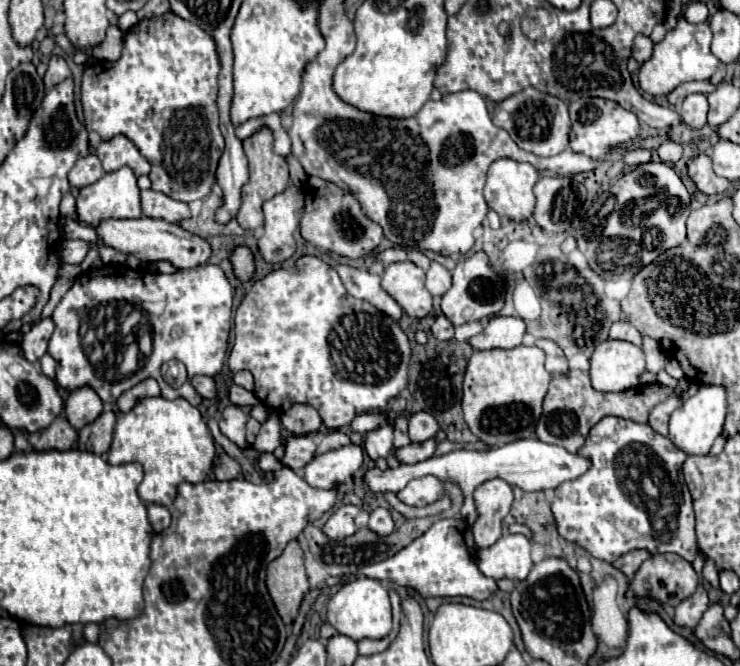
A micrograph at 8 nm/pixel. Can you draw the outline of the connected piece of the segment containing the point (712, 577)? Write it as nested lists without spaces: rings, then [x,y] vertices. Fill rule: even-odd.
[[[706,560],[706,562],[704,562],[702,576],[704,576],[714,588],[718,588],[718,568],[716,568],[716,564],[712,564],[712,560]]]

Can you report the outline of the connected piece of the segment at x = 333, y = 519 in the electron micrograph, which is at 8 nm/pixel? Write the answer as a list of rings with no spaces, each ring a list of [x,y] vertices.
[[[340,506],[340,508],[336,508],[332,512],[332,516],[328,518],[328,522],[324,524],[322,532],[332,540],[352,536],[358,530],[358,526],[354,524],[354,516],[358,512],[360,512],[360,508],[356,508],[356,506]]]

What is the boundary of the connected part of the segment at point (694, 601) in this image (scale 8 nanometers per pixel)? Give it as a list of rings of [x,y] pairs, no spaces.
[[[700,586],[694,596],[690,596],[688,600],[682,600],[682,602],[676,606],[674,622],[676,622],[678,626],[694,628],[694,626],[700,622],[700,618],[702,618],[702,614],[706,612],[708,606],[710,606],[708,594],[706,594],[706,590]]]

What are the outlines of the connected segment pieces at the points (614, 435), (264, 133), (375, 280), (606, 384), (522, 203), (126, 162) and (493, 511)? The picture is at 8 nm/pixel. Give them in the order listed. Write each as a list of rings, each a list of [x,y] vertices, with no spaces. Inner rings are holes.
[[[606,416],[600,420],[600,424],[596,424],[590,430],[586,446],[578,454],[588,456],[592,460],[592,468],[580,478],[562,484],[554,492],[554,500],[552,500],[552,512],[562,538],[566,538],[568,542],[576,542],[584,550],[588,550],[594,558],[606,562],[614,562],[616,558],[620,558],[622,554],[634,548],[646,548],[652,554],[674,552],[688,562],[694,560],[698,552],[696,532],[694,532],[694,510],[692,510],[692,498],[686,494],[686,486],[682,484],[682,464],[686,460],[686,454],[680,448],[676,448],[666,436],[654,432],[648,424]],[[644,478],[652,480],[652,484],[658,488],[660,492],[658,498],[648,498],[644,494],[642,490]],[[630,524],[634,526],[632,532],[628,528]]]
[[[260,128],[258,132],[254,132],[252,136],[248,136],[244,140],[244,152],[248,156],[248,166],[250,166],[250,178],[242,188],[242,206],[236,214],[236,220],[242,228],[250,228],[256,230],[258,226],[262,226],[264,222],[264,214],[262,214],[262,204],[266,200],[270,200],[272,196],[276,196],[278,192],[286,190],[286,186],[290,184],[290,176],[288,176],[288,164],[282,156],[274,154],[274,136],[270,128]]]
[[[338,264],[336,266],[346,290],[350,292],[350,296],[366,300],[370,304],[374,304],[376,308],[380,308],[380,312],[384,312],[386,316],[392,316],[394,320],[400,320],[402,316],[402,308],[398,306],[398,302],[394,298],[390,298],[382,286],[380,286],[380,276],[370,274],[370,272],[362,272],[358,268],[352,266],[344,266]]]
[[[606,340],[606,342],[598,344],[590,358],[590,364],[592,364],[592,368],[590,368],[592,386],[600,392],[620,392],[620,390],[634,388],[640,384],[640,376],[646,370],[642,348],[628,344],[624,340]]]
[[[512,158],[494,160],[490,170],[488,170],[488,180],[486,180],[486,186],[484,186],[486,204],[492,210],[496,210],[500,216],[508,216],[510,220],[516,220],[516,222],[528,220],[532,216],[534,204],[536,204],[536,196],[532,192],[536,180],[538,180],[538,170],[532,164],[516,162]]]
[[[114,136],[108,142],[100,142],[100,146],[96,148],[96,156],[100,158],[104,172],[114,172],[122,166],[130,166],[136,176],[150,172],[148,160],[126,136]]]
[[[488,480],[474,492],[478,518],[472,524],[478,548],[492,546],[502,536],[502,518],[512,506],[512,486],[504,480]]]

